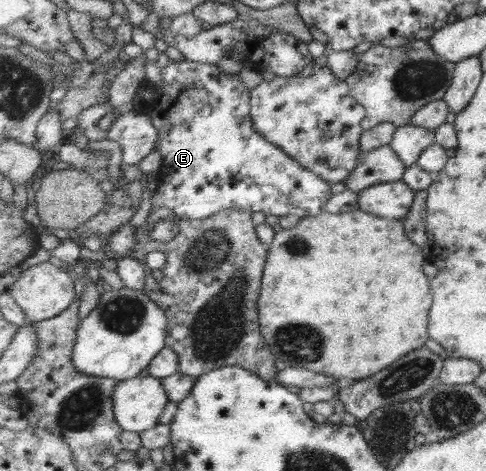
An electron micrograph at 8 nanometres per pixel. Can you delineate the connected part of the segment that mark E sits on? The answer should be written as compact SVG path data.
M185 58L164 66L161 76L163 82L159 86L148 82L139 86L140 92L153 92L153 98L145 105L143 103L141 113L151 117L159 129L155 150L163 159L157 171L158 191L154 191L154 207L172 209L178 221L205 220L223 209L249 209L278 218L285 215L312 217L324 211L324 205L332 197L330 182L294 161L284 149L258 133L251 116L251 90L237 74L224 74L217 64Z

